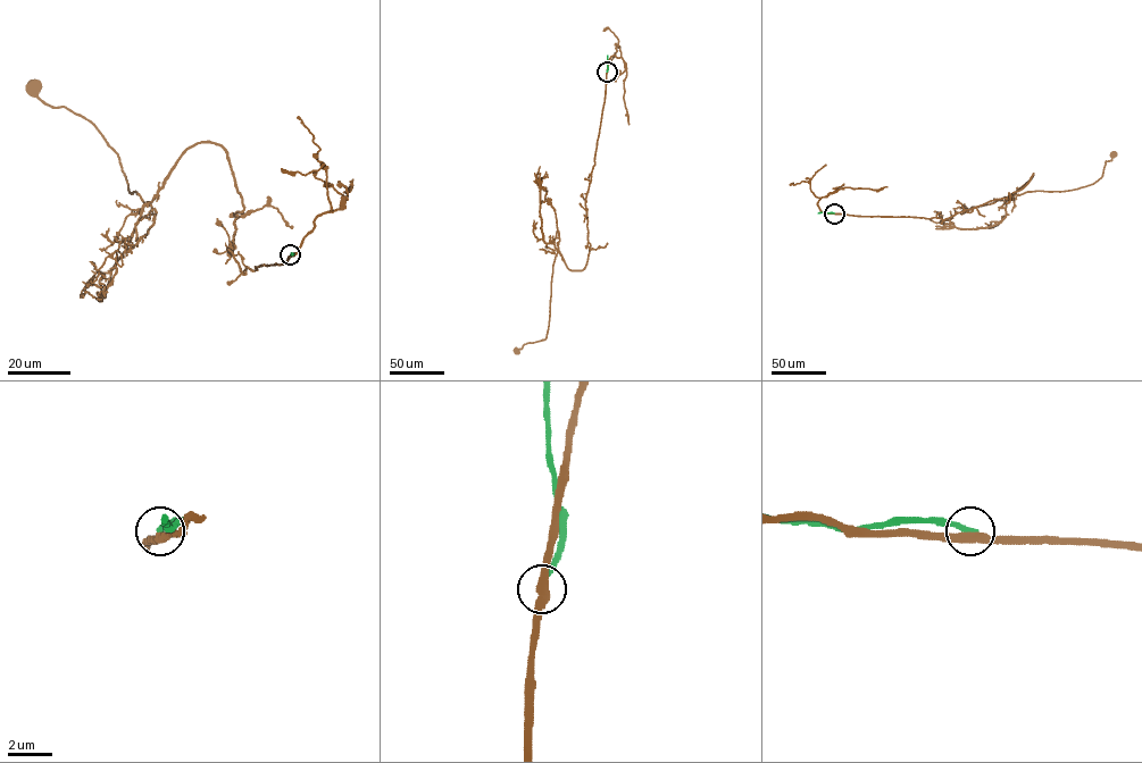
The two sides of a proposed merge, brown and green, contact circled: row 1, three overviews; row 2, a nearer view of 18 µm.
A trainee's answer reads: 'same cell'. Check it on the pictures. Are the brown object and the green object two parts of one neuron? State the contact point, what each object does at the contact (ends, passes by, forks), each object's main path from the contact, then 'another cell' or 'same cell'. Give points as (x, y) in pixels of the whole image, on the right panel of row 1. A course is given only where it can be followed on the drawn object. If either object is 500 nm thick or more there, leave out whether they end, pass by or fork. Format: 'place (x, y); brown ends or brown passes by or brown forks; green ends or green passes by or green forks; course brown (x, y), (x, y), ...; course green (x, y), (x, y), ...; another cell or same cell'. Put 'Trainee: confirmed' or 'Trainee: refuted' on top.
Trainee: refuted
place (834, 214); brown passes by; green ends; course brown (834, 214), (944, 219), (1006, 198), (1033, 174), (1015, 194), (1092, 184), (1114, 154); course green (834, 212), (818, 212); another cell

